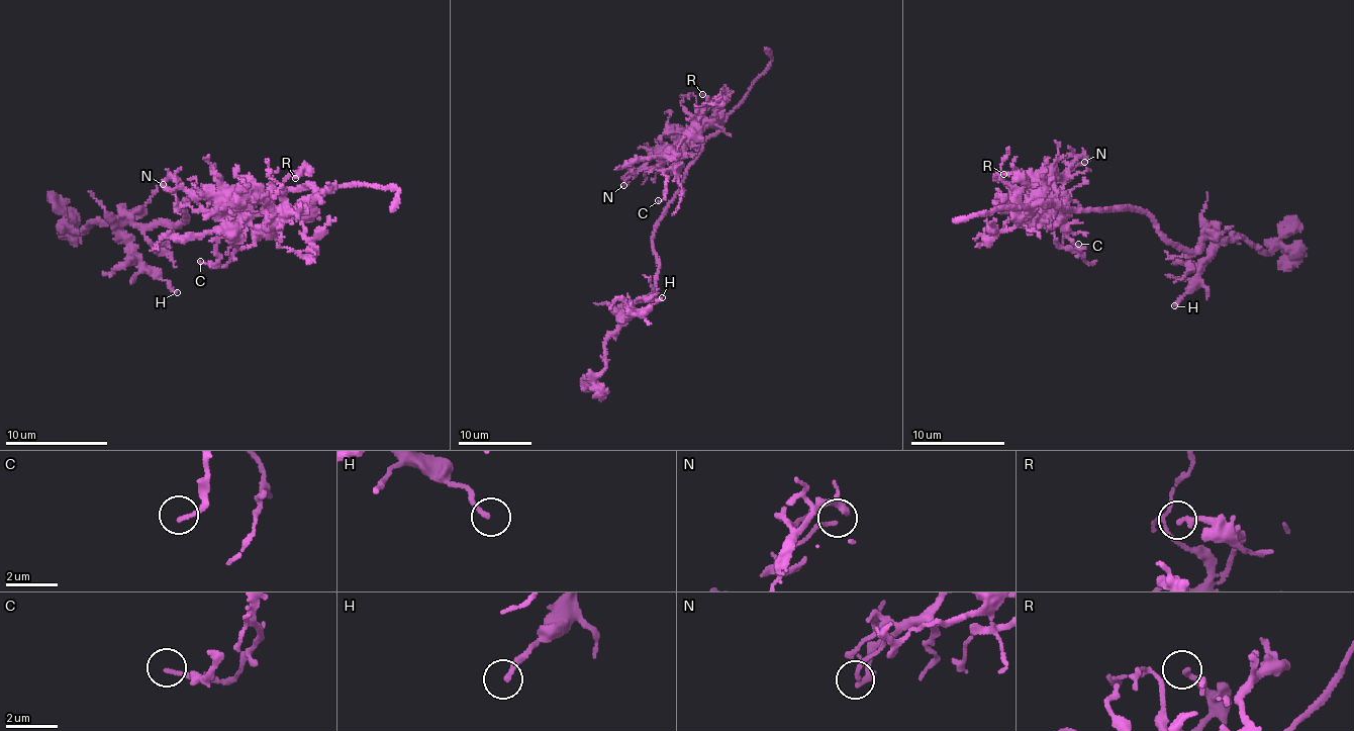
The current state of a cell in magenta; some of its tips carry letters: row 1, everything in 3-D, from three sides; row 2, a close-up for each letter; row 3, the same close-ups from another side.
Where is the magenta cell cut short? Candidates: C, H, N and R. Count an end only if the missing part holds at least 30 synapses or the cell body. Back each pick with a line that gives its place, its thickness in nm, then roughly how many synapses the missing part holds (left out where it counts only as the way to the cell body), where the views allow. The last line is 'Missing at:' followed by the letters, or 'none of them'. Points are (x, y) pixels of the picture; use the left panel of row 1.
Missing at: none of them

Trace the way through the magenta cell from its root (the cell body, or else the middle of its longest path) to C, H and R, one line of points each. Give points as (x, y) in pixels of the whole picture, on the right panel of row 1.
C: (1104, 209), (1070, 212), (1043, 201), (1028, 207), (1050, 201), (1062, 212), (1057, 244), (1074, 250), (1078, 244)
H: (1104, 209), (1145, 213), (1168, 240), (1190, 250), (1200, 249), (1205, 238), (1214, 242), (1196, 281), (1174, 305)
R: (1104, 209), (1070, 212), (1043, 201), (1025, 212), (1021, 188), (1027, 179), (1016, 174), (1003, 174)

